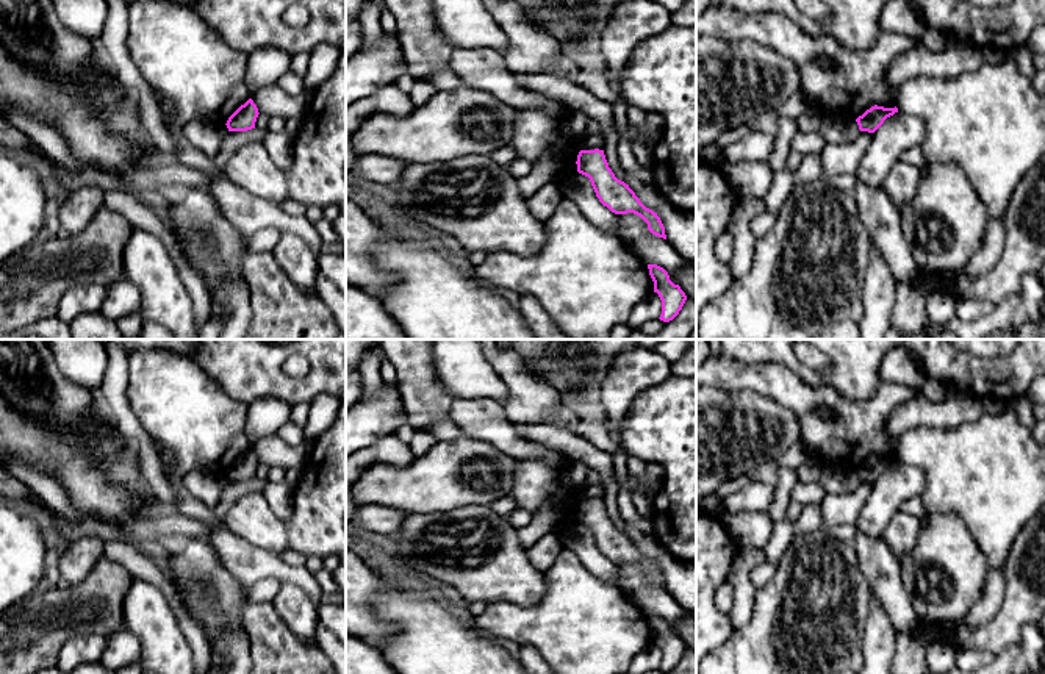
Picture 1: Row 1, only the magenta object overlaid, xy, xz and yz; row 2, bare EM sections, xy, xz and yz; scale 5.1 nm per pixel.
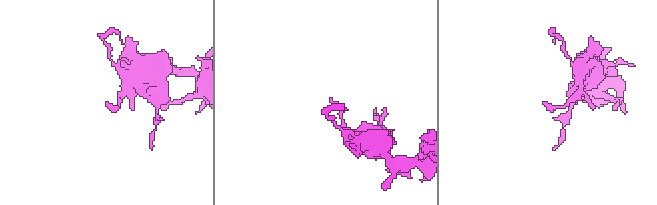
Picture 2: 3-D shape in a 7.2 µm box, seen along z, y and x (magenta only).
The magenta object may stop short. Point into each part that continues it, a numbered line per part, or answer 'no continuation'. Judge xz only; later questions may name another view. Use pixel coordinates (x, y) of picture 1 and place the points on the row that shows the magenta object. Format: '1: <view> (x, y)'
no continuation

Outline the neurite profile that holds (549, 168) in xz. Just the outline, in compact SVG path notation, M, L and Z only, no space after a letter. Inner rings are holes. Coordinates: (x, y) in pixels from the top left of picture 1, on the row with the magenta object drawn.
M544 153L526 177L516 180L516 186L521 197L529 199L541 186L554 183L560 177L571 177L576 172L576 161L565 163L554 153Z

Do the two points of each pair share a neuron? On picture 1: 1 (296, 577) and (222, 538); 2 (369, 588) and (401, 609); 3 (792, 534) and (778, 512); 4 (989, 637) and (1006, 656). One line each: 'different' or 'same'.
1: same
2: different
3: different
4: different

